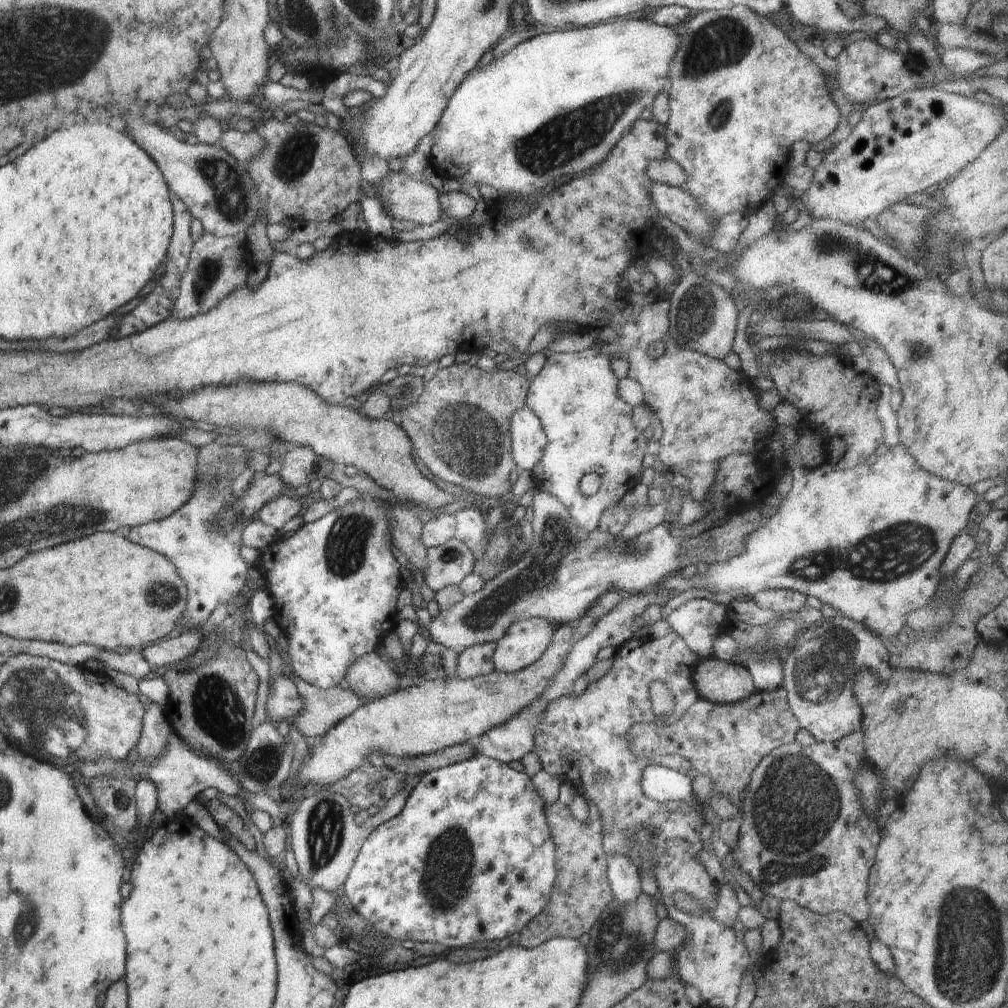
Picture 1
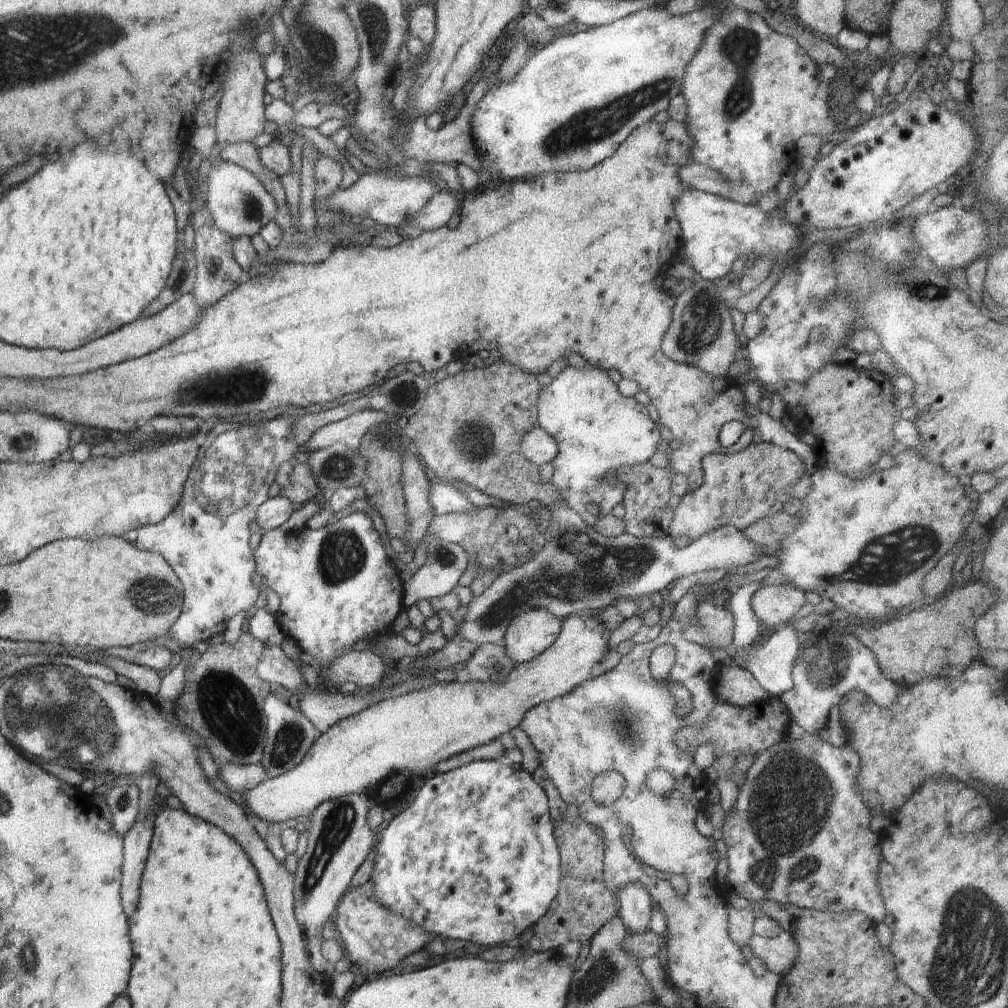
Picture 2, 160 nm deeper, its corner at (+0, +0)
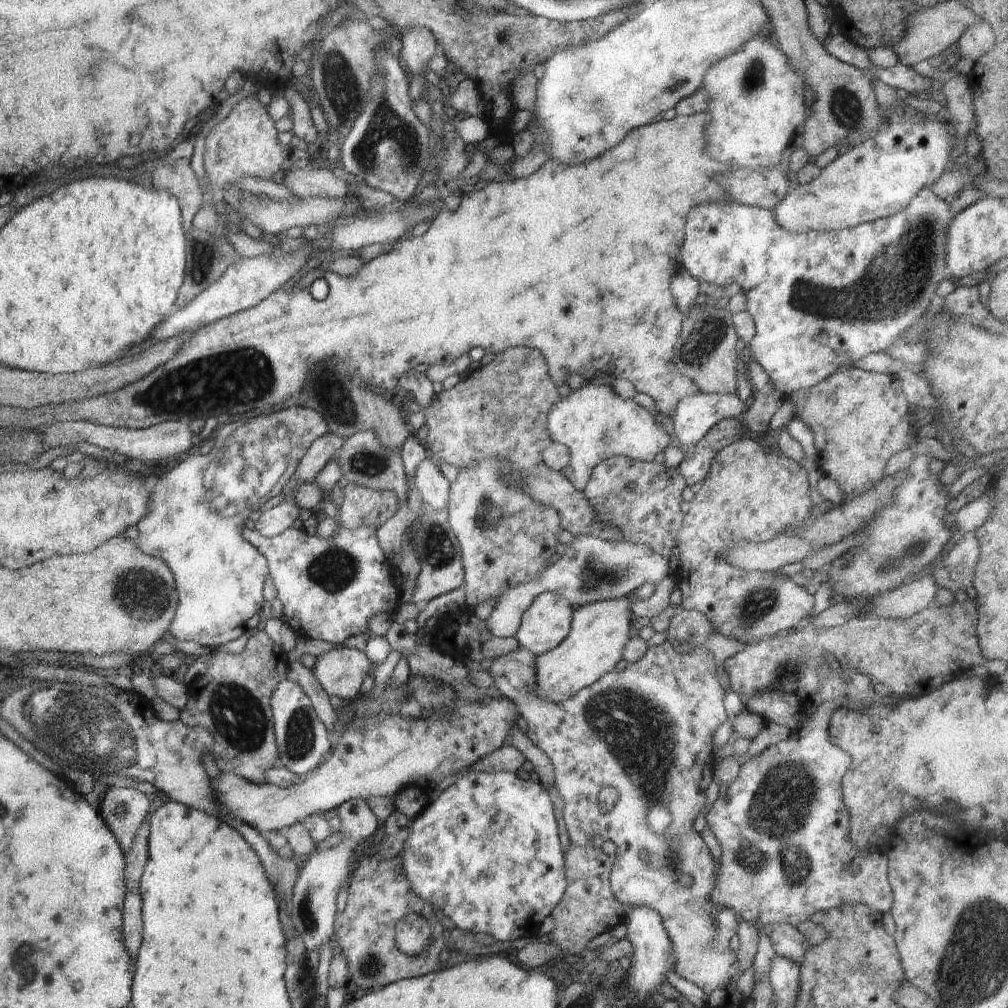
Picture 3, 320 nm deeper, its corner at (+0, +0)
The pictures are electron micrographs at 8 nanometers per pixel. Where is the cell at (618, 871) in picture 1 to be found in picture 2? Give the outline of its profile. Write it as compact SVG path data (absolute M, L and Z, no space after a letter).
M628 883L619 890L619 917L635 935L650 930L653 904L650 895L636 883Z

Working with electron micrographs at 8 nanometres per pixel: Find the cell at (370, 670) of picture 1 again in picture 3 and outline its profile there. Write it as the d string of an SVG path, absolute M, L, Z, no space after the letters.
M342 645L329 646L317 656L313 673L319 685L329 694L344 700L354 700L368 675L376 668L364 651Z

